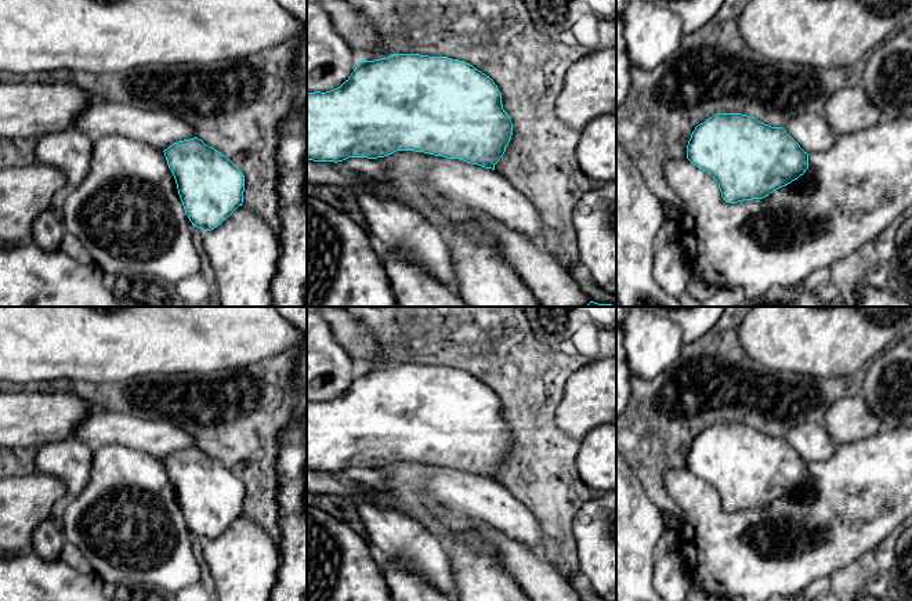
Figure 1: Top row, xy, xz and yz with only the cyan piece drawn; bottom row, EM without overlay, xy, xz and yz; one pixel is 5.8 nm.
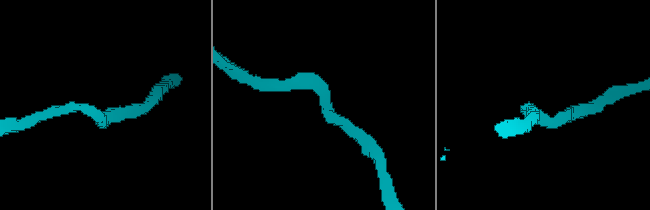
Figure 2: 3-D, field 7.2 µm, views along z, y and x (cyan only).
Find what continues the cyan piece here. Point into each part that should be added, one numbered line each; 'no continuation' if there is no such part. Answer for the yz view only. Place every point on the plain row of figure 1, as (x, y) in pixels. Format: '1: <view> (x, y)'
1: yz (810, 440)

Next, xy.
1: xy (160, 438)

